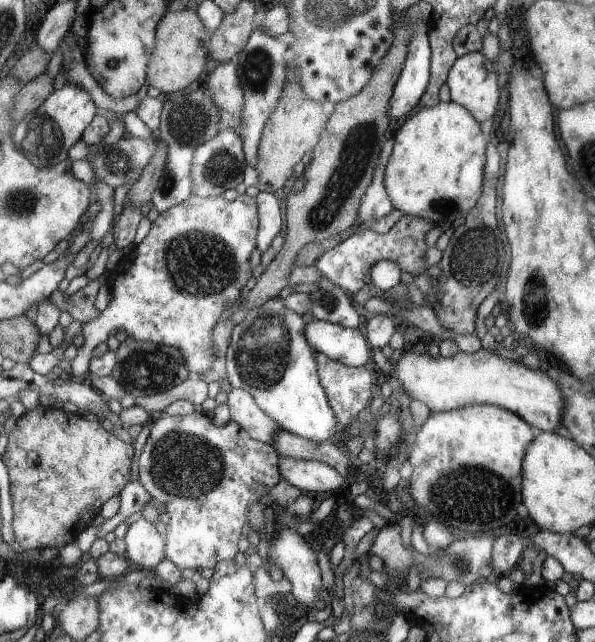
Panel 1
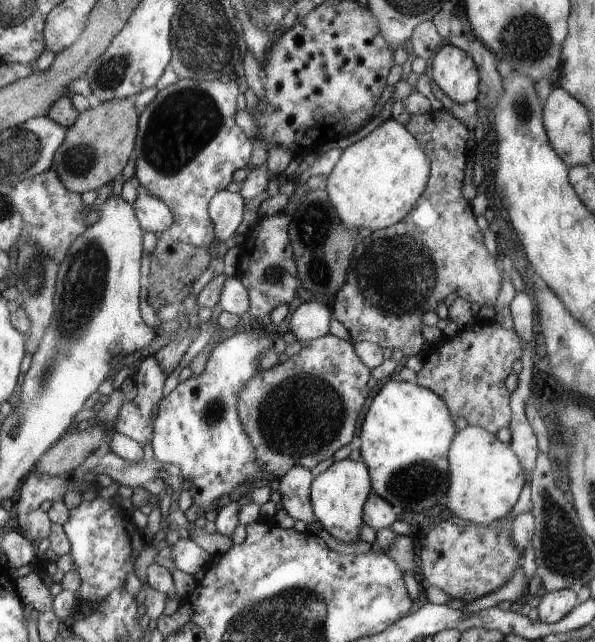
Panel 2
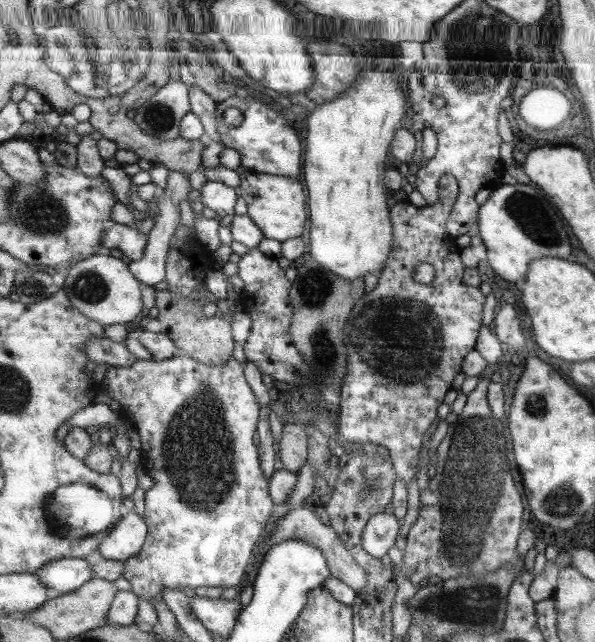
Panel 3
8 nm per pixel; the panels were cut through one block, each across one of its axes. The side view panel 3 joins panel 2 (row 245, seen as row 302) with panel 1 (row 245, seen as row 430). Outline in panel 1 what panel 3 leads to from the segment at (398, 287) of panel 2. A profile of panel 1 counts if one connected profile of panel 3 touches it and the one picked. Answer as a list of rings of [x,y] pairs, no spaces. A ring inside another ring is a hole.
[[[402,214],[399,220],[385,233],[376,233],[367,228],[363,232],[353,233],[341,243],[321,254],[314,262],[315,268],[328,281],[351,294],[357,292],[364,285],[363,274],[369,270],[373,262],[376,263],[380,260],[393,261],[400,268],[400,272],[407,272],[413,276],[426,273],[427,269],[423,266],[423,252],[427,246],[423,242],[423,236],[431,226],[435,226],[435,224],[419,217]]]

